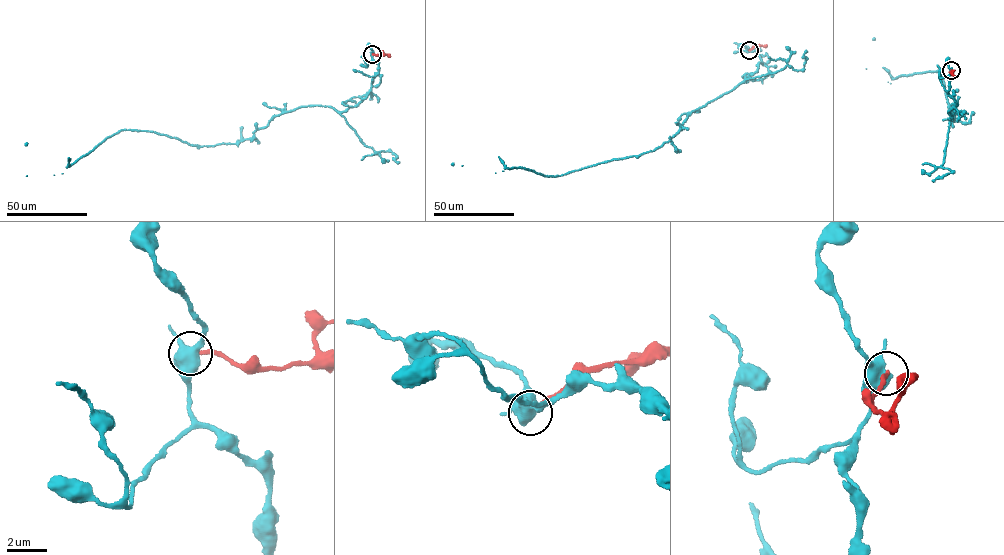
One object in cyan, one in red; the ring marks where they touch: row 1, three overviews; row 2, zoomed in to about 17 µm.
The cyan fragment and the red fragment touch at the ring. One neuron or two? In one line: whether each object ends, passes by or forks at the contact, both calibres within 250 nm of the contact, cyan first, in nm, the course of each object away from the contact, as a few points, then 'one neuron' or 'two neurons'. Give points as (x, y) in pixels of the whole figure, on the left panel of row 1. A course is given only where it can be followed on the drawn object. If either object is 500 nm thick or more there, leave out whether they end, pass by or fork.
cyan forks; red ends; calibres 440 and 180 nm; course cyan (372, 54), (378, 73), (357, 104), (282, 112), (236, 143), (120, 130), (69, 166), (26, 143); course red (372, 54), (390, 56); two neurons

